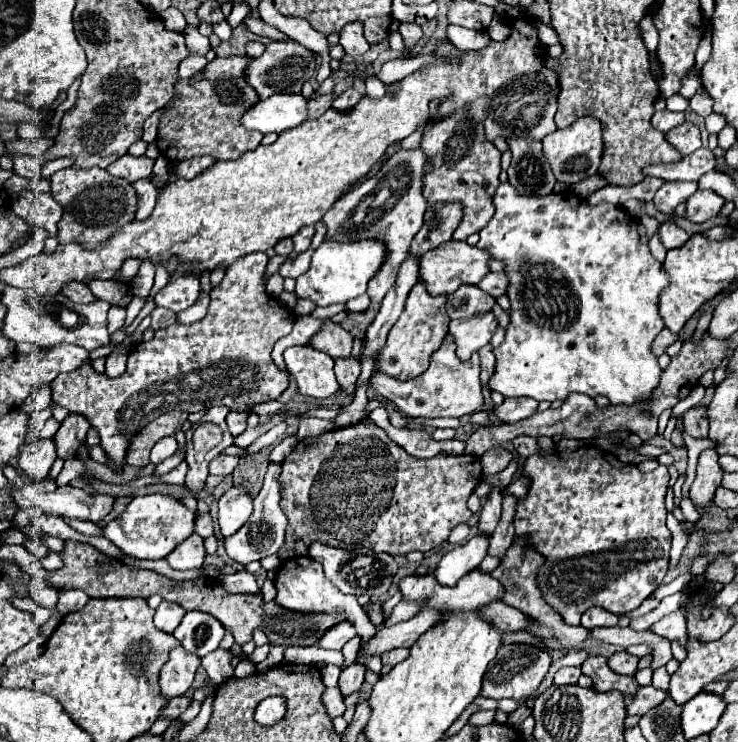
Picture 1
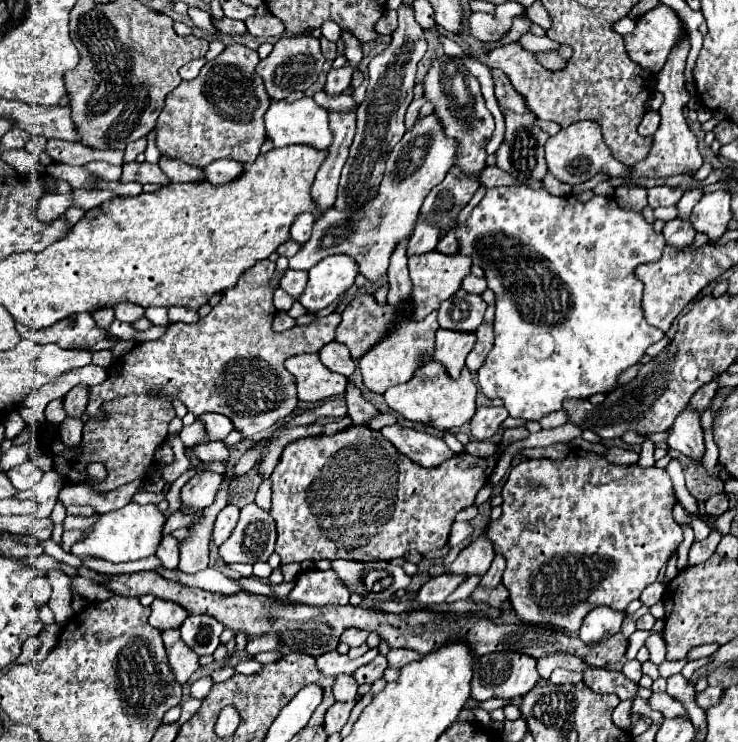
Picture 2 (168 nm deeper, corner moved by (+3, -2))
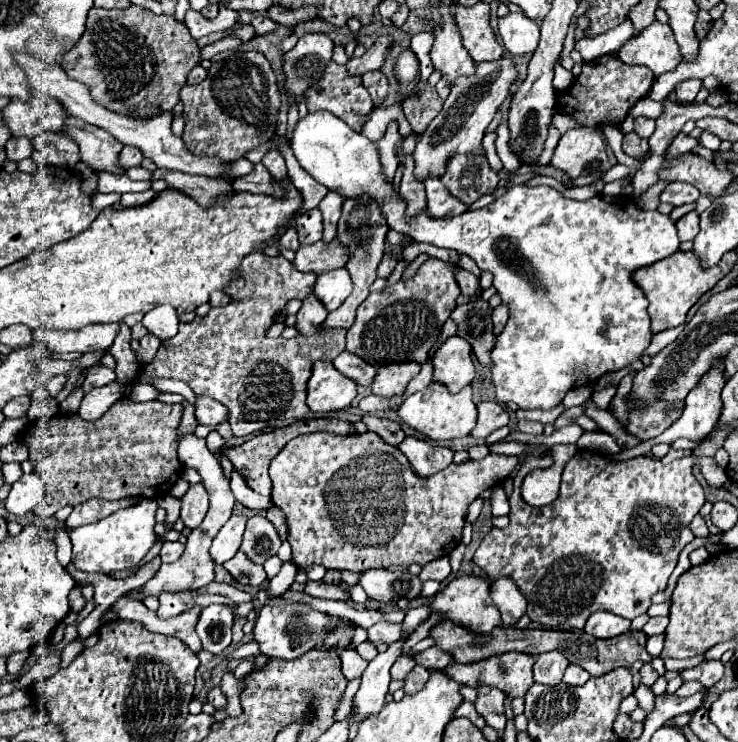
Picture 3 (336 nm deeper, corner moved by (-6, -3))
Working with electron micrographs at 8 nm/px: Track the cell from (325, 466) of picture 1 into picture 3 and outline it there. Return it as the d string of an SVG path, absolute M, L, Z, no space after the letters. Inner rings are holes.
M310 433L304 437L296 437L296 441L290 441L280 455L276 455L270 463L270 479L272 479L272 501L278 509L284 511L286 515L286 523L288 523L288 543L292 545L292 561L298 567L308 567L308 565L324 565L326 569L336 569L336 571L354 571L354 573L364 573L368 569L390 569L390 567L408 567L412 563L418 565L426 565L438 557L450 555L452 549L460 543L462 539L462 529L466 523L466 511L468 505L484 491L490 489L494 485L500 485L510 473L512 467L516 467L518 459L516 457L506 457L506 455L494 455L490 453L488 457L480 459L480 461L466 461L466 463L452 463L446 469L442 469L440 473L428 477L428 479L420 479L412 473L408 459L400 453L400 449L380 441L380 437L376 433L364 433L364 435L334 435L334 433Z

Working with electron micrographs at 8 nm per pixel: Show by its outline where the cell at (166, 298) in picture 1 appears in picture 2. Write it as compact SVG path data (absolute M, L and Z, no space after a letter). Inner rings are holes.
M171 306L169 308L169 320L171 322L197 322L201 316L197 310L189 310L183 306Z

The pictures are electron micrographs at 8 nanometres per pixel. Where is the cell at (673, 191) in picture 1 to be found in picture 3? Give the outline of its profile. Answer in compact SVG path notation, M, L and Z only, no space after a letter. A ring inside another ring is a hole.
M674 181L674 183L670 183L670 185L662 191L660 201L678 207L678 205L686 205L686 203L696 201L698 195L700 195L700 193L698 193L698 189L696 189L694 185L682 183L682 181Z

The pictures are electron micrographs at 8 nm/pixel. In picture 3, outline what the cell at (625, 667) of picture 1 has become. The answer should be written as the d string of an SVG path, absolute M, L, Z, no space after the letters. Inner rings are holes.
M644 663L644 667L640 669L640 677L642 677L642 683L646 687L652 687L656 683L656 679L658 679L658 673L654 671L654 667L650 663Z

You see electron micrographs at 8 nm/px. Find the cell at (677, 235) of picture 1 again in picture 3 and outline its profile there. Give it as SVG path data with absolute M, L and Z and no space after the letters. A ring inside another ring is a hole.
M690 211L690 213L682 215L676 221L676 227L678 227L680 241L692 241L692 237L696 237L696 229L698 229L698 213Z

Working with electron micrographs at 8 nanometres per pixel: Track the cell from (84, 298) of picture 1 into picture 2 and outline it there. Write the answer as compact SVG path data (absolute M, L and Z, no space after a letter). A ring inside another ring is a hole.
M97 308L97 310L93 310L91 312L91 316L93 316L93 320L99 324L99 328L109 328L109 324L113 322L113 308Z

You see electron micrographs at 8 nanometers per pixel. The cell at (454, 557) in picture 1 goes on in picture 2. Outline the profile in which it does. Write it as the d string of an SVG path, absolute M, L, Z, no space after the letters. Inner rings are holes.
M441 574L441 576L431 578L427 584L421 586L421 590L417 594L419 606L445 602L447 596L453 594L465 580L467 580L465 574Z

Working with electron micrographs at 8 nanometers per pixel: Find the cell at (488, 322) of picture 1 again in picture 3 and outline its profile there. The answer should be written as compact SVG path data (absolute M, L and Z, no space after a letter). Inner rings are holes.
M450 337L432 355L434 383L444 385L450 393L458 393L474 379L472 349L462 337Z

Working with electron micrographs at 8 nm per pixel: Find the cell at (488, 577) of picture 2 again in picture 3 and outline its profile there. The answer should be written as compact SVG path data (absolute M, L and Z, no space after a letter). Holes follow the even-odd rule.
M504 577L492 583L490 593L496 607L502 613L502 627L504 629L514 627L518 619L526 613L526 599L522 597L522 593L516 589L512 579L504 579Z

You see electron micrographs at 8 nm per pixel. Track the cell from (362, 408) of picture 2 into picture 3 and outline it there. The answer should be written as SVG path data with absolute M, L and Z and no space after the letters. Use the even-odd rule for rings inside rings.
M364 415L362 421L364 421L364 425L368 427L368 431L380 435L380 439L386 441L388 445L392 445L392 447L398 447L398 445L402 443L402 439L406 437L404 431L400 429L400 425L394 423L394 421L378 419L378 417L372 417L372 415Z

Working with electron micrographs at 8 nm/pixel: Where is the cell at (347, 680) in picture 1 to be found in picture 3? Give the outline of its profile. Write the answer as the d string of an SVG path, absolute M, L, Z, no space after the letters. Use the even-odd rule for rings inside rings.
M400 655L400 657L396 659L396 663L392 665L392 679L404 679L404 677L414 669L414 665L416 665L414 657L410 657L410 655Z

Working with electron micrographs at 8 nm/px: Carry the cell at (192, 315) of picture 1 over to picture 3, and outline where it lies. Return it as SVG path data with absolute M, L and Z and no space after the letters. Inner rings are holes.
M152 333L144 335L144 337L140 339L140 349L136 351L138 361L140 361L140 363L150 363L152 357L156 357L158 347L160 347L160 339L158 339L158 337L154 337Z

